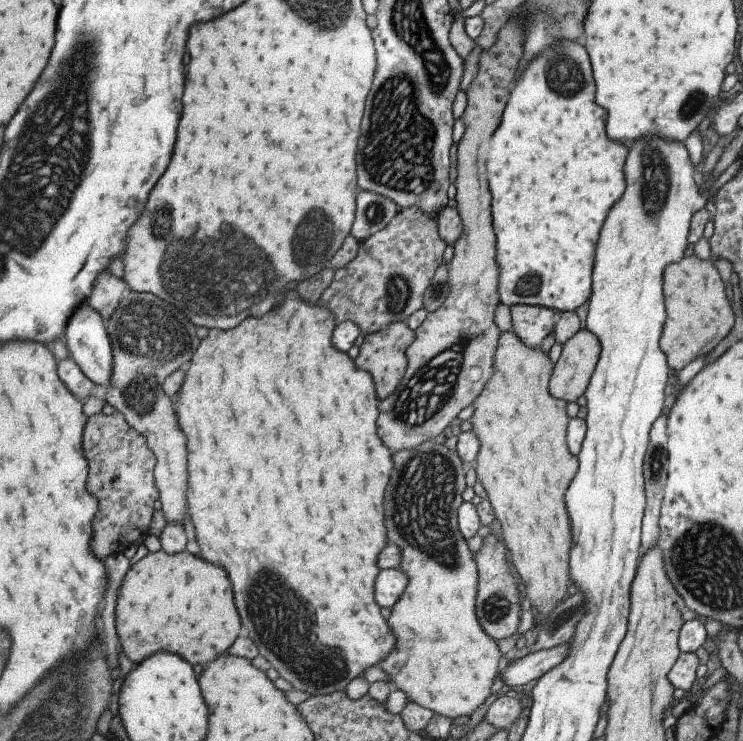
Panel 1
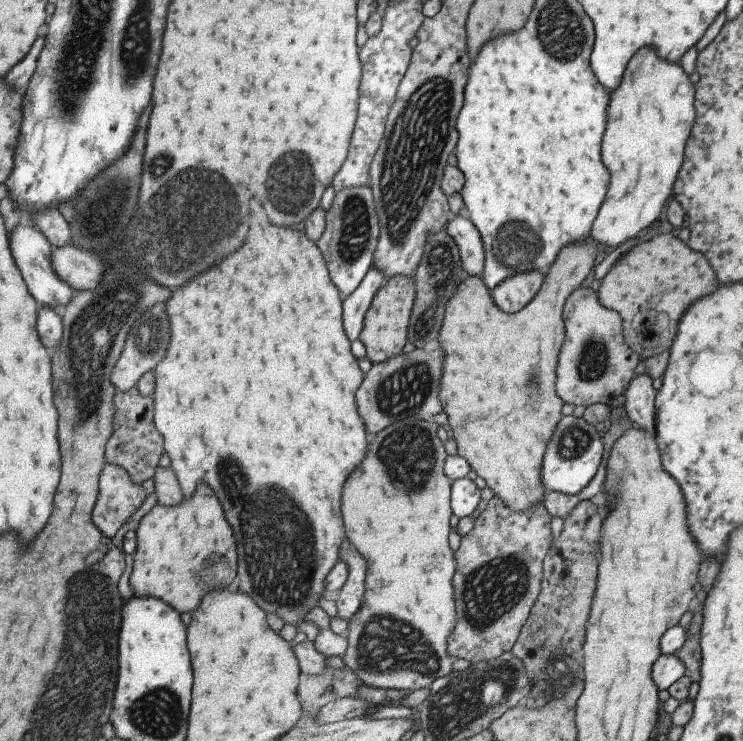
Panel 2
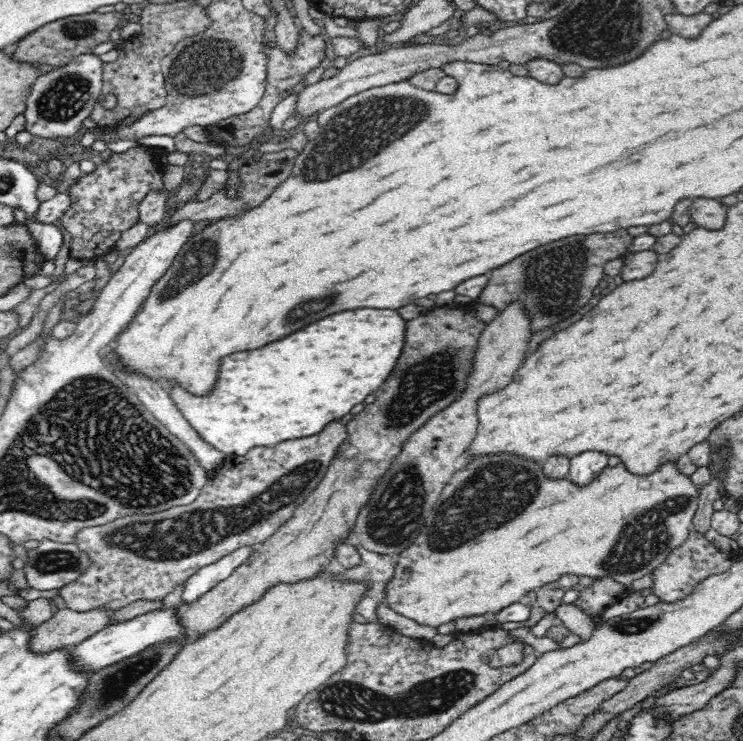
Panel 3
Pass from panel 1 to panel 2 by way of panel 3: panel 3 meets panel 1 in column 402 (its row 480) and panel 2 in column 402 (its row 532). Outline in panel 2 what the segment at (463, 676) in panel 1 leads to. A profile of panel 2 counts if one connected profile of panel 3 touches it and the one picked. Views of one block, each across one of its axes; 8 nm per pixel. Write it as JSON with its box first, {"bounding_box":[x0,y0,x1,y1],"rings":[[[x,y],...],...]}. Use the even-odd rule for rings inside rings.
{"bounding_box":[342,419,456,689],"rings":[[[400,419],[380,430],[368,444],[364,462],[348,476],[342,490],[342,516],[346,536],[368,562],[366,590],[358,610],[348,620],[347,649],[344,664],[356,673],[364,685],[379,689],[428,687],[434,680],[451,673],[456,658],[448,654],[446,638],[456,622],[452,576],[456,561],[448,536],[451,511],[451,480],[444,476],[448,456],[436,436],[436,422]]]}

